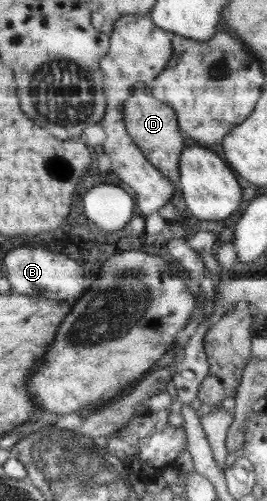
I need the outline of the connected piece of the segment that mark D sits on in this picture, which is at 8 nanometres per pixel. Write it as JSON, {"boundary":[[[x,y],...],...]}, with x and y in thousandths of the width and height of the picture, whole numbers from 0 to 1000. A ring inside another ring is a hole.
{"boundary":[[[509,166],[502,186],[487,198],[457,206],[464,224],[464,246],[472,263],[494,281],[532,299],[539,313],[569,325],[622,357],[652,363],[659,377],[670,377],[670,317],[682,301],[704,287],[700,277],[678,265],[667,246],[659,246],[659,226],[629,210],[592,202],[566,188],[562,170]]]}

